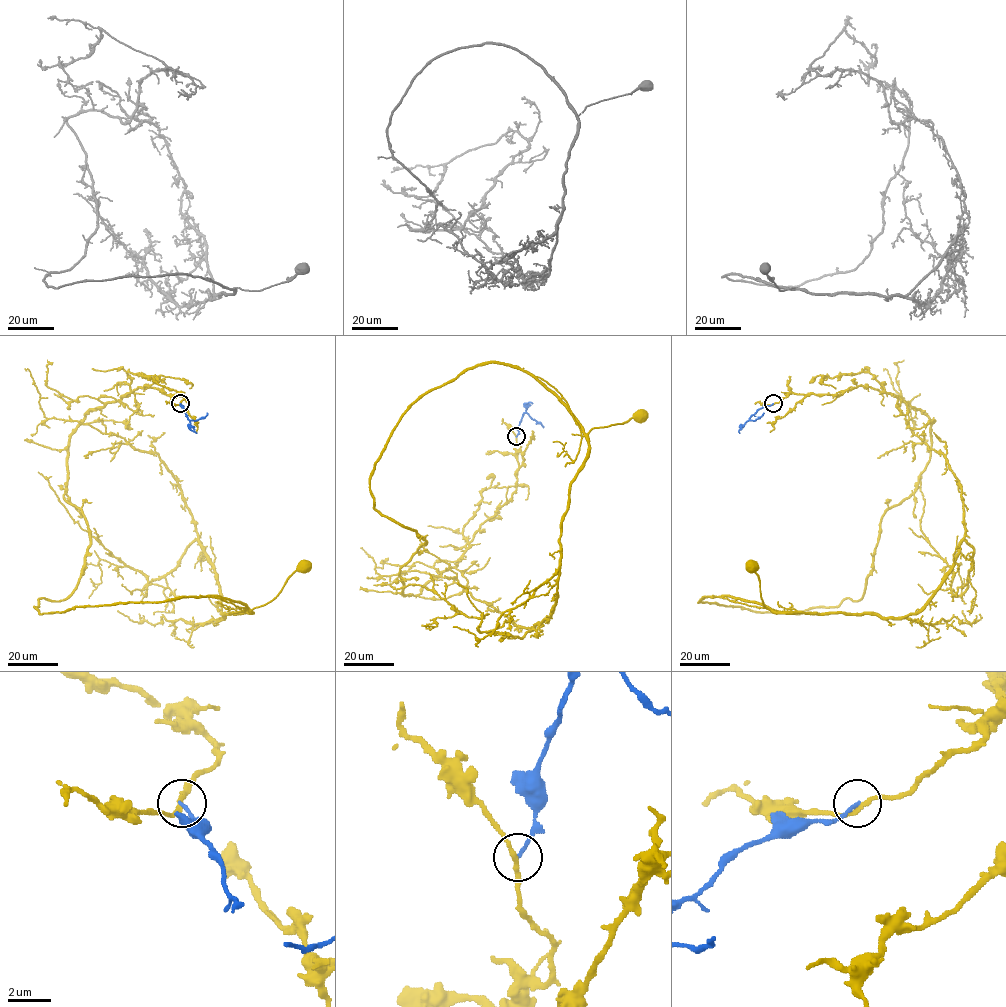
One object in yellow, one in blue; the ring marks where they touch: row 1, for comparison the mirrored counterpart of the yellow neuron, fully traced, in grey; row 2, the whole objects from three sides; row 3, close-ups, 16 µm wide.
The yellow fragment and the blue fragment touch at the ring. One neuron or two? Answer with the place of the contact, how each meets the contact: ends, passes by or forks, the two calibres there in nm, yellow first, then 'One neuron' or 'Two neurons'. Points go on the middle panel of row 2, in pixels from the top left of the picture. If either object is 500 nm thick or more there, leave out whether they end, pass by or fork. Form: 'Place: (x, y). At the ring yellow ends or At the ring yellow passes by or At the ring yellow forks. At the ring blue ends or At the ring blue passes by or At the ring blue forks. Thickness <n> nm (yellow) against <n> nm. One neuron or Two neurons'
Place: (516, 436). At the ring yellow passes by. At the ring blue ends. Thickness 200 nm (yellow) against 160 nm. Two neurons

